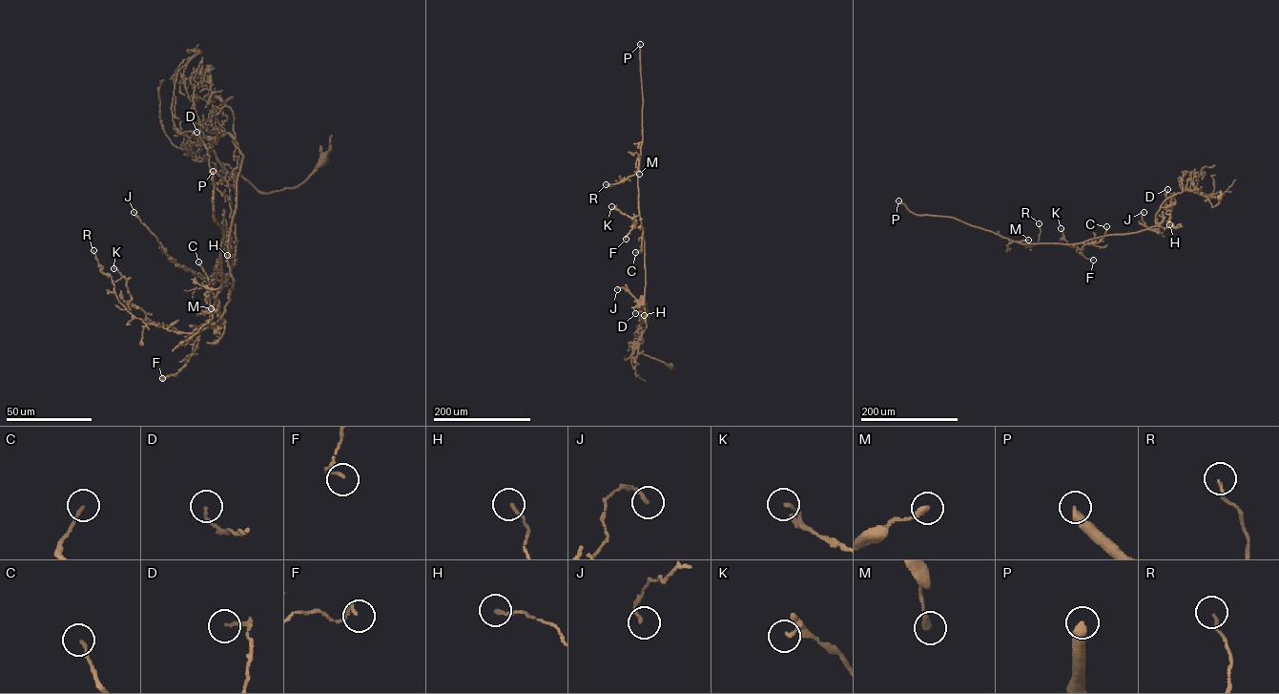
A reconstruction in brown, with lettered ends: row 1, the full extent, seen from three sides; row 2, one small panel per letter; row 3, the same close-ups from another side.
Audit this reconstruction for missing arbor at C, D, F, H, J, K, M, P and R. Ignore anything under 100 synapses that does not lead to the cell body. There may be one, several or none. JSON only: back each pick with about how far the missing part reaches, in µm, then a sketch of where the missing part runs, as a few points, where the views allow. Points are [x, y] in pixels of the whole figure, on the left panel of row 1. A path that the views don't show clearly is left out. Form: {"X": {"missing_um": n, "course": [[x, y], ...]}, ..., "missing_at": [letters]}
{"P": {"missing_um": 250}, "missing_at": ["P"]}

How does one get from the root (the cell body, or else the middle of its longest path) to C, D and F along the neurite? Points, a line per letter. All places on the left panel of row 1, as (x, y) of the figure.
C: (322, 157), (298, 186), (261, 193), (208, 159), (223, 132), (243, 155), (224, 324), (198, 262)
D: (322, 157), (261, 193), (210, 145), (224, 132), (243, 155), (230, 267), (230, 199), (196, 132)
F: (322, 157), (298, 186), (261, 193), (211, 162), (210, 145), (224, 132), (243, 155), (233, 286), (162, 378)

